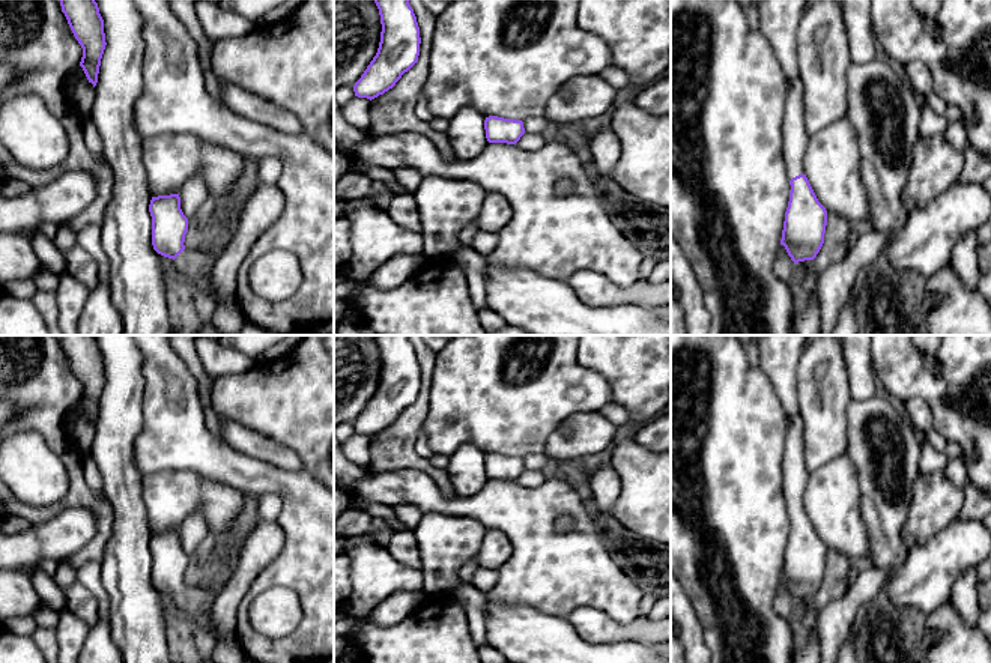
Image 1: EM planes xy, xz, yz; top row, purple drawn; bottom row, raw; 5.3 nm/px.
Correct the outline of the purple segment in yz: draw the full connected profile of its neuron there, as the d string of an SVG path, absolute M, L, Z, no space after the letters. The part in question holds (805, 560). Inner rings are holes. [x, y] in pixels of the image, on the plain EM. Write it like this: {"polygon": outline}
{"polygon": "M789 419L782 459L782 490L791 522L780 582L794 600L814 597L824 580L827 547L818 538L803 505L809 471L805 465L803 419Z"}

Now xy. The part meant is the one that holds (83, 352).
{"polygon": "M59 335L62 349L83 385L80 403L93 424L98 419L101 395L105 386L104 356L95 335Z"}

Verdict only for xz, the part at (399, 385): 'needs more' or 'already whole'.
already whole

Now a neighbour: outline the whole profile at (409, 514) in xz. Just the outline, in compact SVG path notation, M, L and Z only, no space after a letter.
M412 504L397 505L394 507L394 513L397 519L411 531L417 528L423 517L421 510Z

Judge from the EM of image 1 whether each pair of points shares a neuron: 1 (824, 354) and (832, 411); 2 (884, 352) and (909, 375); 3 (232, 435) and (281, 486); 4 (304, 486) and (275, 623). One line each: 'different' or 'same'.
1: same
2: same
3: different
4: different

